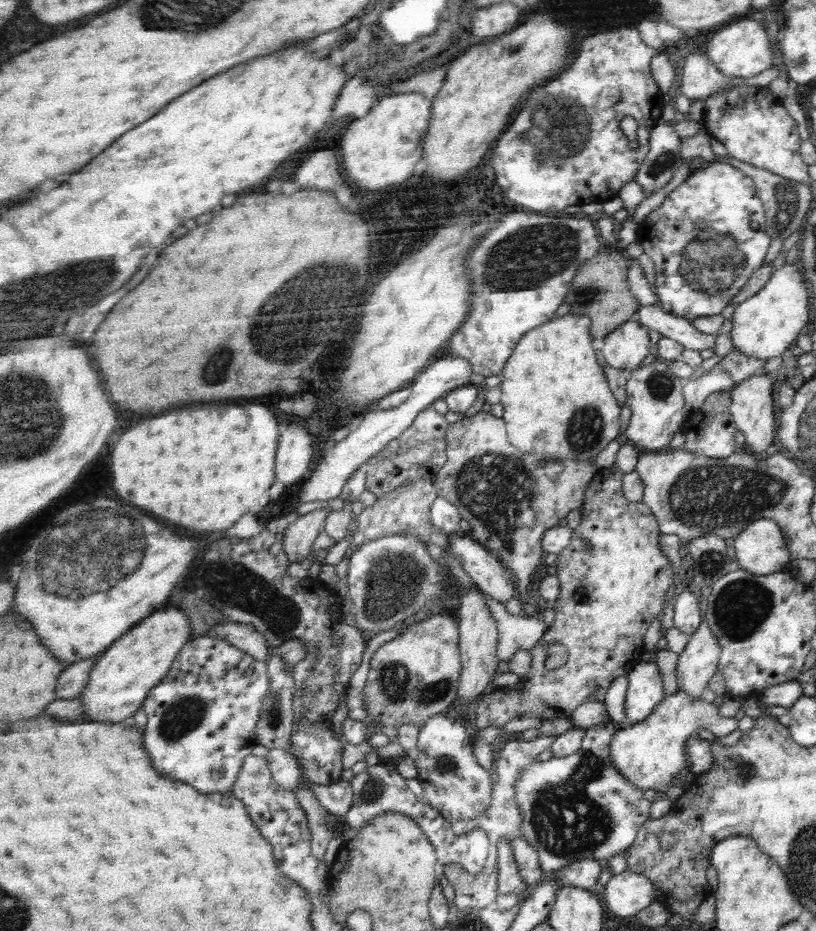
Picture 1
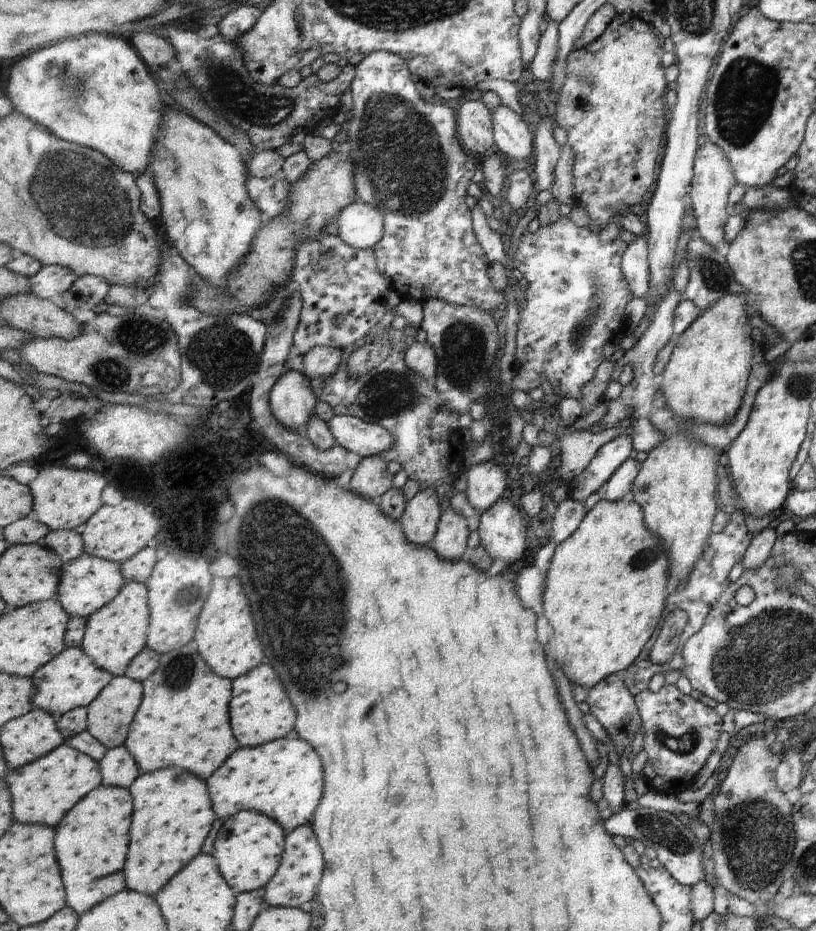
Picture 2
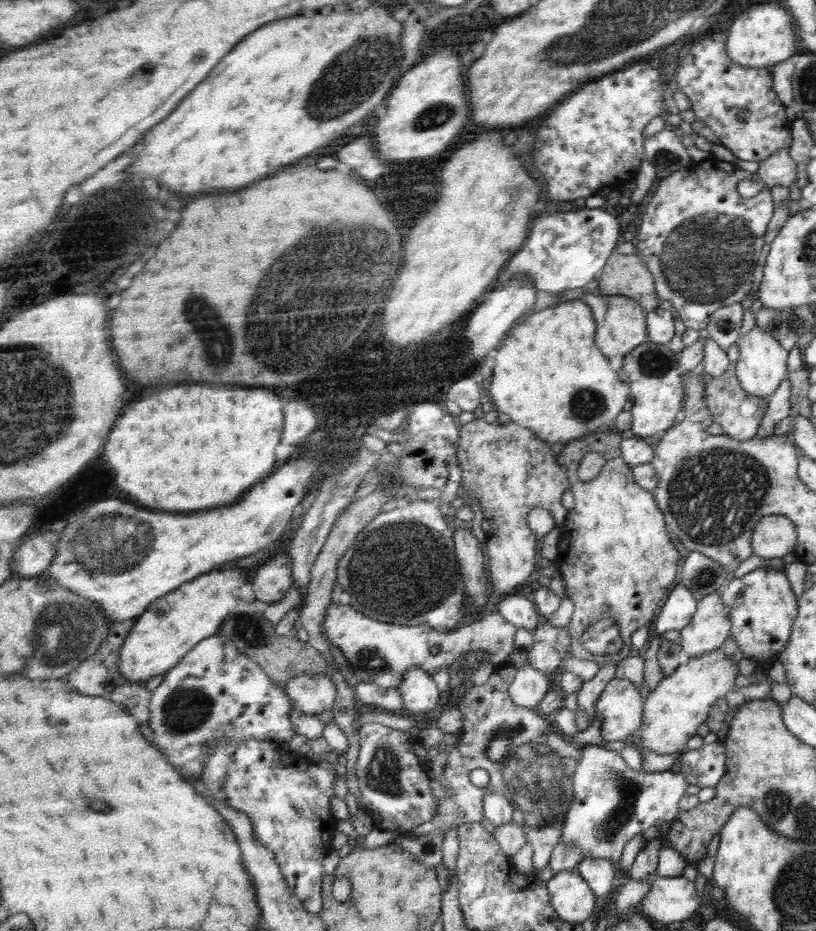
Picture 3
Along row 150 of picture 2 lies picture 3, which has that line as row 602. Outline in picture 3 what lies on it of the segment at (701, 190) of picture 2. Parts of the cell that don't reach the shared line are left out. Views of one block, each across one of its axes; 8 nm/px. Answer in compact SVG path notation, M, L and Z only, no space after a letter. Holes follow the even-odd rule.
M721 589L703 596L698 601L698 613L693 624L681 631L681 646L691 658L706 656L721 648L722 642L730 636L729 614L721 599Z

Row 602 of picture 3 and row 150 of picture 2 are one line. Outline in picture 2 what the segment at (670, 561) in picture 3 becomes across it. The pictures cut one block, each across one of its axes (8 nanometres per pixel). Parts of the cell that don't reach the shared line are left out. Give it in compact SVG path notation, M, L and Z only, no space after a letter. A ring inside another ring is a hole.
M632 13L619 14L616 20L610 24L608 30L592 44L589 44L586 48L578 49L568 57L567 79L564 88L561 90L560 96L556 102L557 114L556 124L567 130L569 136L568 142L574 147L576 151L576 166L575 166L575 189L576 194L580 200L579 206L583 206L589 213L591 220L590 227L595 231L601 231L604 227L608 227L614 220L618 220L620 213L612 210L612 206L620 204L621 202L628 203L629 206L635 204L644 203L644 192L650 190L652 182L658 182L660 180L660 158L662 158L662 150L664 150L664 142L662 142L662 136L668 133L668 118L666 118L666 94L670 90L668 88L668 80L666 80L666 66L662 64L662 58L664 58L663 39L661 36L654 34L654 28L640 18L638 15Z

